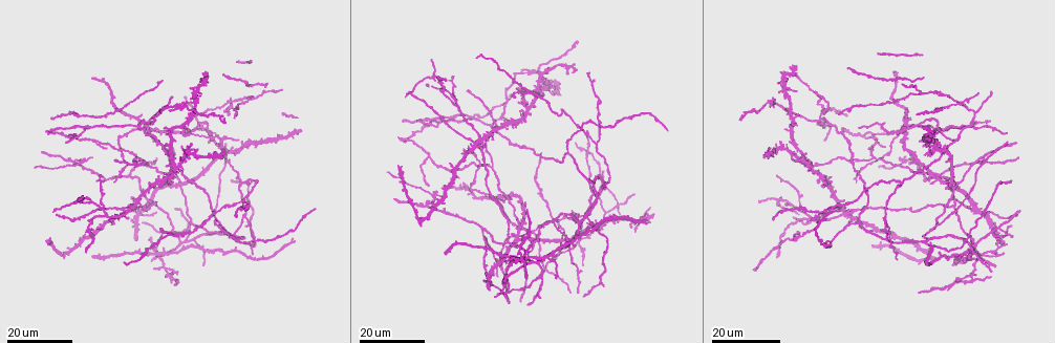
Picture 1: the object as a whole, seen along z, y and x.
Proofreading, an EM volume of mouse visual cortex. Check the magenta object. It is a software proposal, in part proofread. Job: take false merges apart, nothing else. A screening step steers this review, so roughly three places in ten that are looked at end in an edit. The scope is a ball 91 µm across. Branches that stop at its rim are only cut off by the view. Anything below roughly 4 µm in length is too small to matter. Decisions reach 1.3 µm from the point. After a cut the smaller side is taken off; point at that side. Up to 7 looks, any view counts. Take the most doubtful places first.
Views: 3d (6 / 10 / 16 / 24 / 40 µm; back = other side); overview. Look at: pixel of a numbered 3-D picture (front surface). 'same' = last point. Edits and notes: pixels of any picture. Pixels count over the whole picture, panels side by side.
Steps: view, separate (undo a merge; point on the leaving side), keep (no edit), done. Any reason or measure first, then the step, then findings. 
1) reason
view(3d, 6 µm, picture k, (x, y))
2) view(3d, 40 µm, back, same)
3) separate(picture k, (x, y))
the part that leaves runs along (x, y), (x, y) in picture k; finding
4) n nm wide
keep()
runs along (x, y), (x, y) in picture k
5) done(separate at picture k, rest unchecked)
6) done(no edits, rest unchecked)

four or more arms meet
view(3d, 24 µm, picture 1, (433, 76))

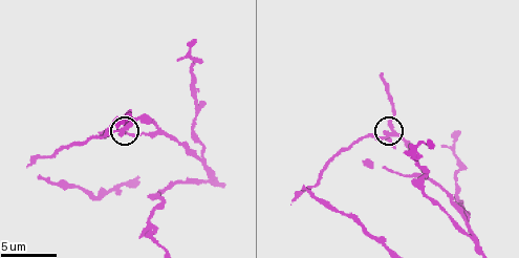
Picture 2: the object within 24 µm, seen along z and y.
zoom in
view(3d, 10 µm, picture 2, (392, 131))

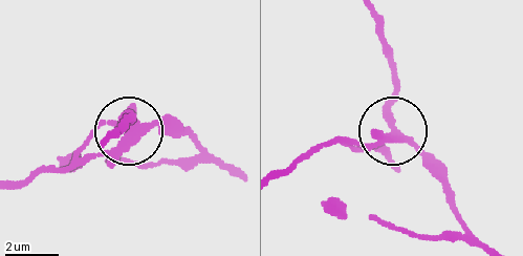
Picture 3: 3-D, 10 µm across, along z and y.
side arm 6 µm
keep()
runs along (482, 243), (448, 183), (396, 129), (394, 70) in picture 3; continuous, no second cell

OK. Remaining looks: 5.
arms part here
view(3d, 16 µm, picture 1, (885, 219))

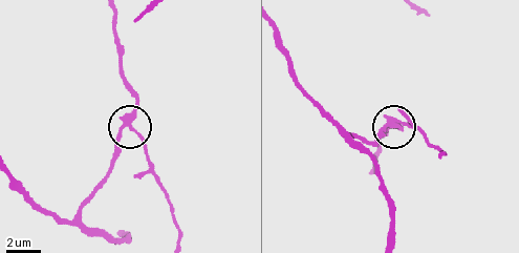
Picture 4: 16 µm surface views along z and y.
view(3d, 6 µm, picture 4, (392, 121))

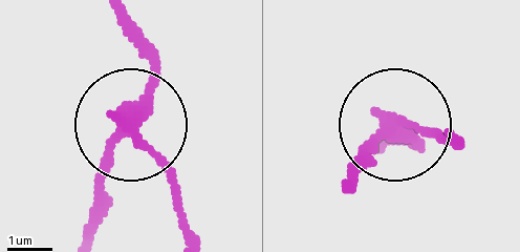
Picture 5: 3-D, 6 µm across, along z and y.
3 arms
separate(picture 5, (174, 197))
the part that leaves runs along (142, 143), (182, 229) in picture 5; a second cell is stuck on

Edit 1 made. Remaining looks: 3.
four or more arms meet
view(3d, 24 µm, picture 1, (432, 196))

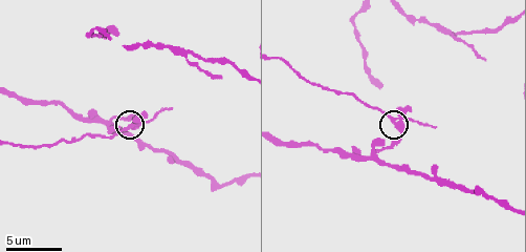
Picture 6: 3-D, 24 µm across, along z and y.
view(3d, 6 µm, picture 6, (394, 119))

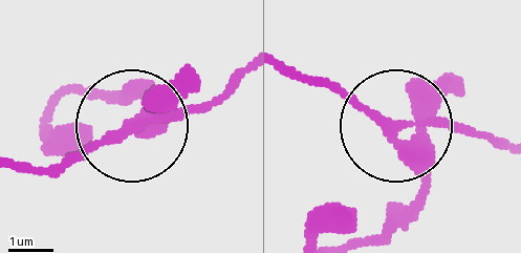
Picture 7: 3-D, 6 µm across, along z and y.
view(3d, 6 µm, back, picture 7, (400, 127))

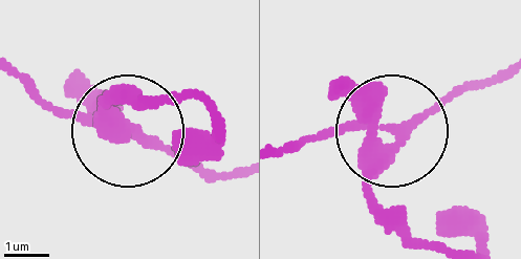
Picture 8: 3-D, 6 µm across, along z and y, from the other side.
separate(picture 8, (442, 104))
the part that leaves runs along (405, 143), (457, 94), (502, 79) in picture 8; two cells meet here

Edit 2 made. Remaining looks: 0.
done(separate at picture 5, separate at picture 8, rest unchecked)

